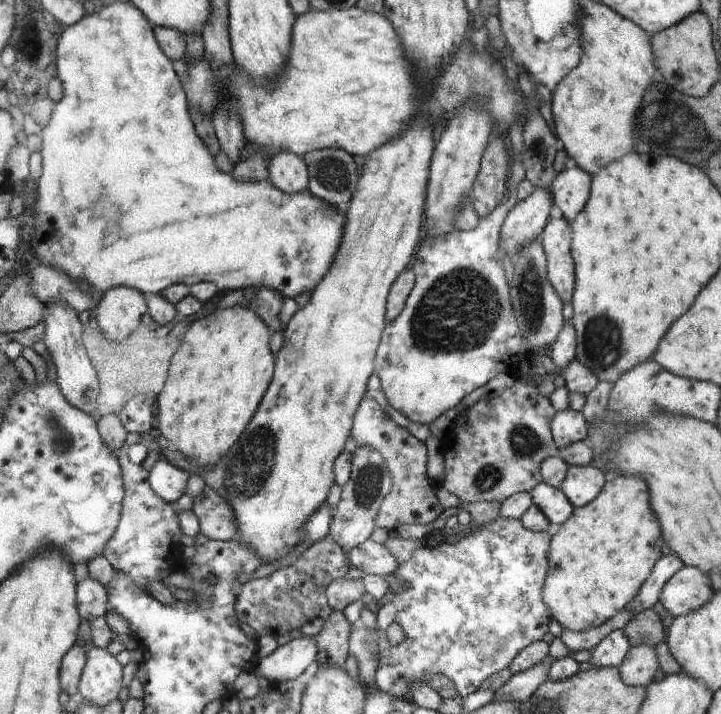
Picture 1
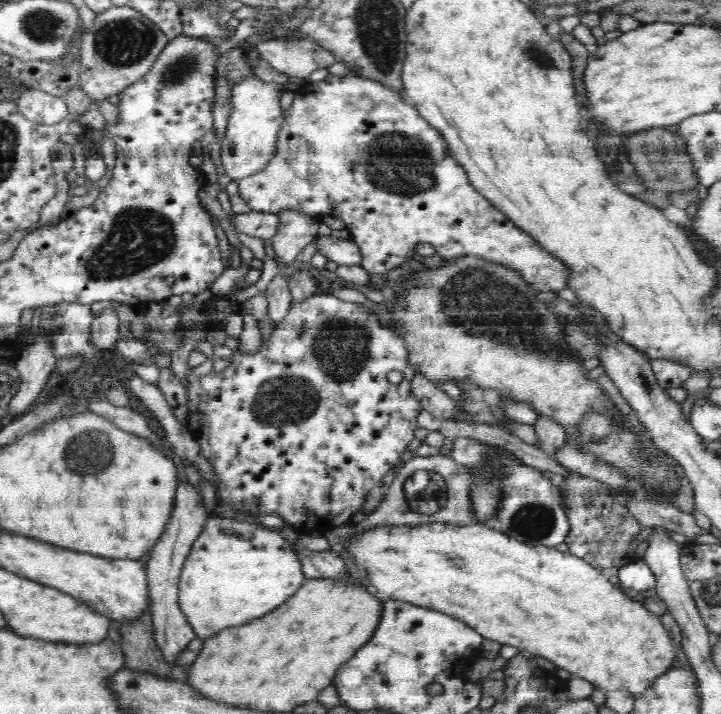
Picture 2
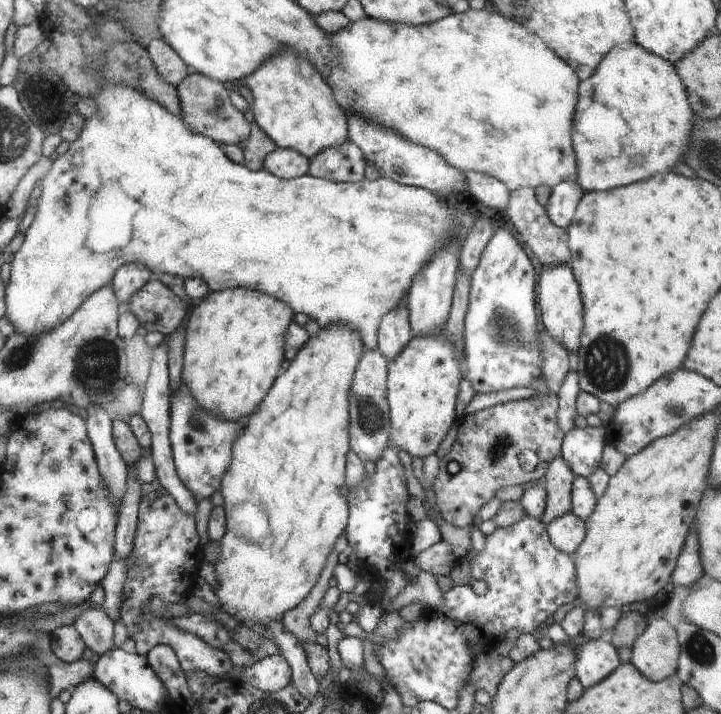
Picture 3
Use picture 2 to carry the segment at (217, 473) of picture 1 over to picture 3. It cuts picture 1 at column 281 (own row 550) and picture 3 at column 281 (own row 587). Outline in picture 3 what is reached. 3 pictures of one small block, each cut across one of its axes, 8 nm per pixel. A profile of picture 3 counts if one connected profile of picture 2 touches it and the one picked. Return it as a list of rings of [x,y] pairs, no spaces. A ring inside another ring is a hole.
[[[342,326],[326,328],[320,330],[318,336],[310,337],[310,340],[298,350],[298,356],[290,362],[288,370],[278,376],[278,384],[273,384],[272,390],[266,395],[266,400],[262,400],[258,407],[246,420],[246,432],[242,434],[242,440],[238,440],[238,448],[234,448],[234,468],[226,472],[226,480],[222,480],[222,496],[224,498],[225,515],[228,517],[228,530],[224,538],[218,543],[218,560],[214,564],[216,574],[215,594],[222,609],[226,613],[237,617],[238,620],[248,626],[252,626],[260,633],[274,620],[281,622],[284,612],[298,608],[300,602],[310,594],[314,588],[322,570],[326,568],[326,556],[334,548],[334,542],[338,536],[344,532],[344,528],[349,526],[349,490],[346,488],[346,454],[350,452],[349,445],[349,416],[350,416],[350,386],[356,372],[356,366],[360,358],[365,354],[364,344],[358,336],[358,332]]]

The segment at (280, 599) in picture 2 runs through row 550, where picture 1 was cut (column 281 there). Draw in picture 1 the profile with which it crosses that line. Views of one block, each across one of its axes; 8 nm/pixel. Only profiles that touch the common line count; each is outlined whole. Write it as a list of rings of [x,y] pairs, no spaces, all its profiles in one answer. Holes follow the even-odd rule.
[[[113,2],[110,6],[105,7],[101,11],[94,13],[93,15],[86,15],[81,18],[76,24],[72,26],[65,27],[62,31],[61,37],[59,38],[57,44],[57,60],[58,60],[58,78],[61,80],[63,86],[63,97],[55,104],[54,114],[50,124],[43,129],[41,137],[43,139],[43,172],[39,180],[38,188],[38,200],[37,200],[37,213],[34,215],[35,223],[33,224],[34,233],[31,237],[30,247],[33,253],[34,260],[36,261],[33,265],[48,265],[49,267],[54,267],[66,276],[69,276],[74,283],[76,280],[86,280],[89,286],[99,291],[100,293],[105,293],[114,287],[119,287],[124,285],[130,288],[138,289],[141,293],[148,295],[159,295],[165,288],[168,288],[175,284],[185,284],[187,287],[190,285],[201,283],[202,281],[214,283],[219,290],[222,292],[230,293],[233,290],[238,290],[238,288],[252,288],[252,286],[267,286],[269,289],[275,290],[283,294],[284,298],[294,298],[299,294],[304,294],[304,292],[314,292],[318,288],[322,279],[329,274],[331,267],[335,262],[335,257],[338,256],[339,247],[343,242],[342,232],[346,228],[347,216],[346,206],[336,206],[326,202],[324,199],[317,197],[312,194],[310,189],[304,189],[300,192],[287,193],[282,189],[279,189],[276,185],[273,185],[269,180],[265,181],[238,181],[232,175],[232,172],[221,171],[215,165],[215,158],[211,155],[209,148],[206,146],[204,141],[197,135],[197,131],[194,128],[192,118],[189,116],[189,101],[183,84],[180,84],[174,68],[172,68],[172,62],[168,60],[165,55],[165,51],[161,48],[161,45],[157,43],[157,38],[154,38],[155,32],[152,32],[152,26],[150,26],[150,21],[143,15],[141,10],[138,10],[130,2]]]

